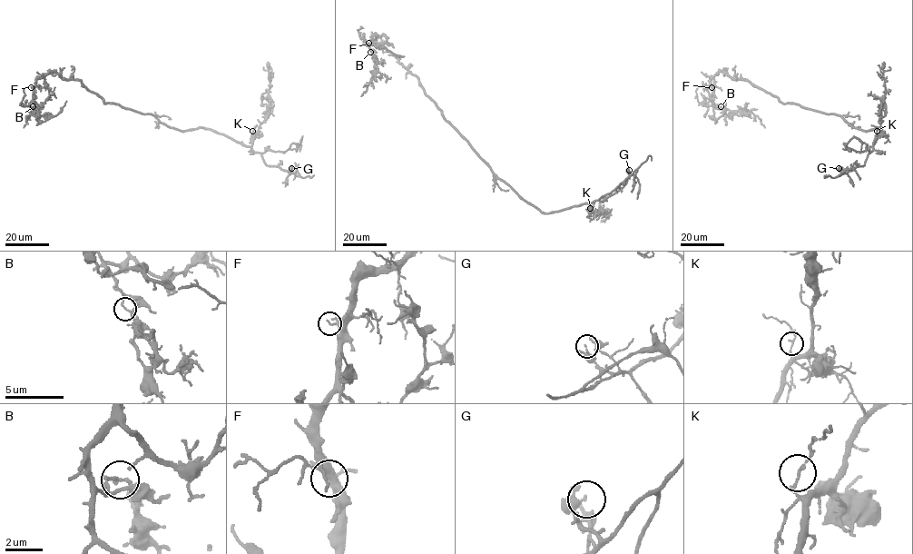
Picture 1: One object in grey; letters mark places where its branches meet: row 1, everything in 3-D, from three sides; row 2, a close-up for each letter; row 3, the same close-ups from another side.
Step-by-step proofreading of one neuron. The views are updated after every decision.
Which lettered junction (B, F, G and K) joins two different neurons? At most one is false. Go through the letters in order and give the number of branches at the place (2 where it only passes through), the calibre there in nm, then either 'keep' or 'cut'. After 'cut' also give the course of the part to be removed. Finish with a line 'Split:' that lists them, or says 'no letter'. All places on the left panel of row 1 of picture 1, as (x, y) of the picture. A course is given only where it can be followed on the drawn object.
B: 2 | 130 nm | cut | (33, 106), (40, 115), (35, 110), (33, 111), (23, 127)
F: 2 | 140 nm | keep
G: 2 | 130 nm | keep
K: 2 | 130 nm | keep
Split: B

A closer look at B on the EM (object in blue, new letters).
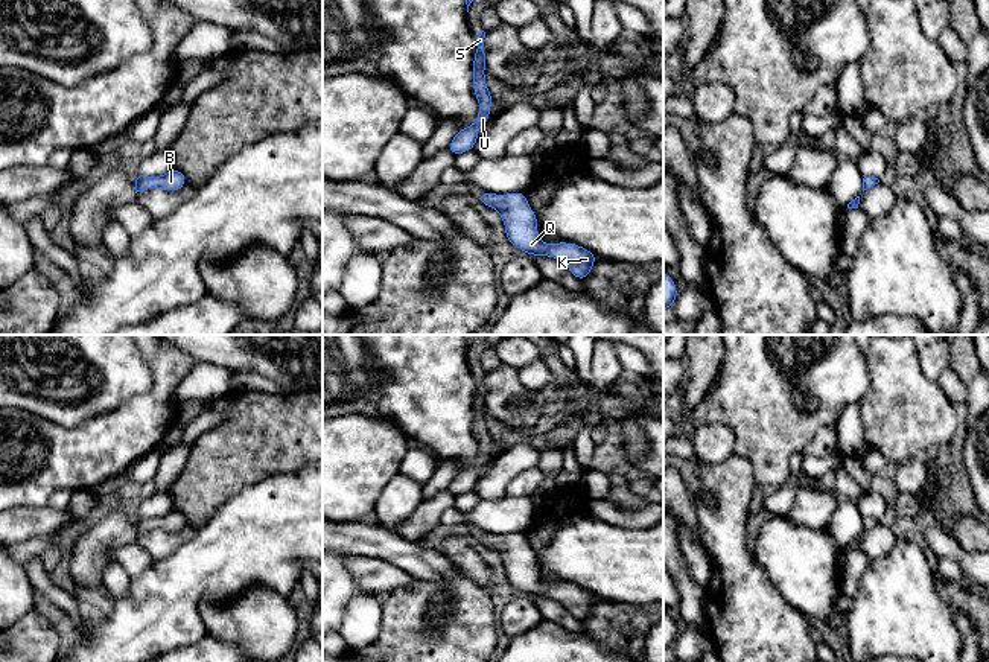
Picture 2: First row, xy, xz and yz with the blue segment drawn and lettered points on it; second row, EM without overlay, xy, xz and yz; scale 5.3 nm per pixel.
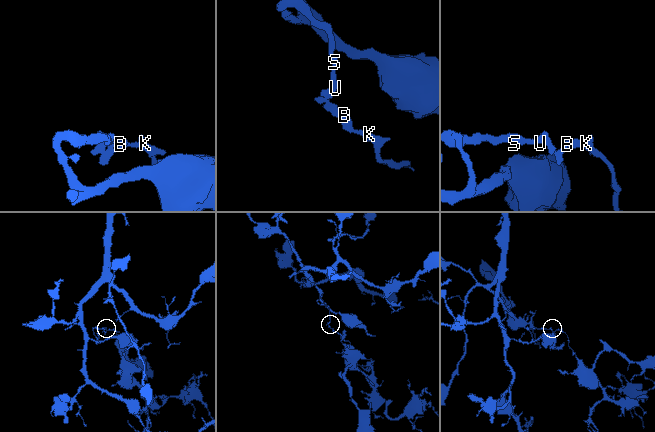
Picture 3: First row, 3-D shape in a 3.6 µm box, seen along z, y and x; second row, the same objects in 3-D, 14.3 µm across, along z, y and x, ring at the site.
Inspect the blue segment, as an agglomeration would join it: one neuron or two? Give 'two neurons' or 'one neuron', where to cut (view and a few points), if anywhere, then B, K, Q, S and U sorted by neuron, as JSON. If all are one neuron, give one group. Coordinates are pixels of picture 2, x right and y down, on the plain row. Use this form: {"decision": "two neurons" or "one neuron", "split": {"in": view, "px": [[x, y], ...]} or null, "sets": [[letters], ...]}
{"decision": "two neurons", "split": {"in": "xz", "px": [[504, 536], [495, 541], [495, 548]]}, "sets": [["B", "K", "Q"], ["S", "U"]]}

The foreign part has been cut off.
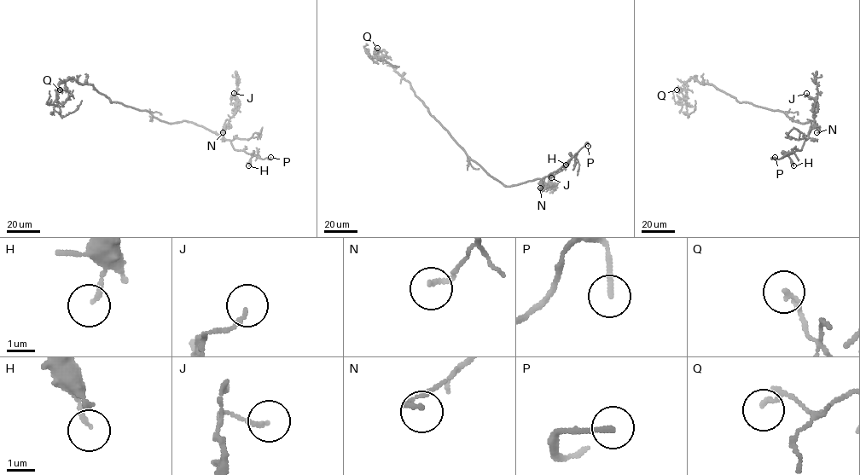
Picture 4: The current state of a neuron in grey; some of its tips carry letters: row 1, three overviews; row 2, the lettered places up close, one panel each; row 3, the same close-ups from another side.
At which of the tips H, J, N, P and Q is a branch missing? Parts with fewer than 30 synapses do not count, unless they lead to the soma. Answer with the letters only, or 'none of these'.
P

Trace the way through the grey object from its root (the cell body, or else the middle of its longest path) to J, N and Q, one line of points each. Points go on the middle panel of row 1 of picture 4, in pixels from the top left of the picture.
J: (455, 139), (471, 159), (504, 185), (540, 179), (544, 185), (554, 187), (548, 184), (549, 177), (551, 177)
N: (455, 139), (471, 159), (504, 185), (540, 179), (544, 188), (540, 188)
Q: (455, 139), (431, 114), (410, 83), (381, 56), (375, 55), (379, 51), (377, 48)

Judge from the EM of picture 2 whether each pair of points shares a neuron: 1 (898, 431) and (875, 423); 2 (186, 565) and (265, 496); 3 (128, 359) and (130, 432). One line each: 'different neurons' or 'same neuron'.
1: same neuron
2: same neuron
3: different neurons

